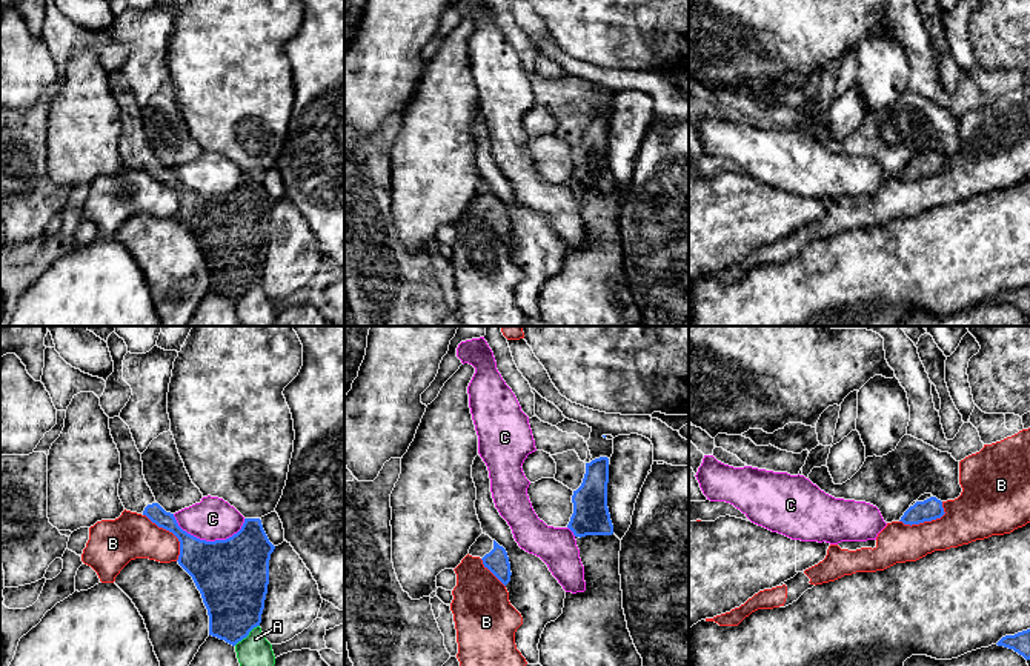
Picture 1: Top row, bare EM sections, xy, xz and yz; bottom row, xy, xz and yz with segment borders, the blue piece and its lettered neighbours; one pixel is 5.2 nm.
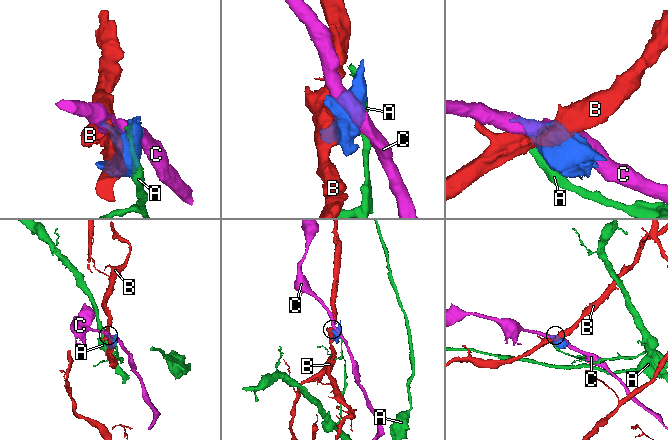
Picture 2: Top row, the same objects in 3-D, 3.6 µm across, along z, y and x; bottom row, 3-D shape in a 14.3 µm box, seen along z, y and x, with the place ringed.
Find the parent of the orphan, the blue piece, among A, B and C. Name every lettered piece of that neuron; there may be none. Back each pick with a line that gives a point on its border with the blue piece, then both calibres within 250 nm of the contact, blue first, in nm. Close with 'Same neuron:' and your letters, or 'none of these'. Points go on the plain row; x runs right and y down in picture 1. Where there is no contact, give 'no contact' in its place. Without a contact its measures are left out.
Same neuron: none of these

